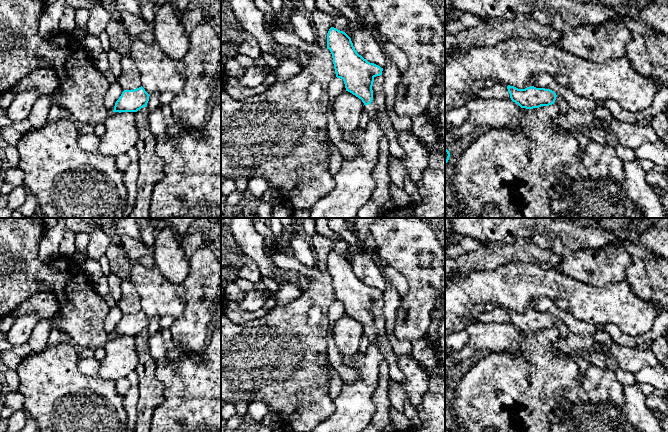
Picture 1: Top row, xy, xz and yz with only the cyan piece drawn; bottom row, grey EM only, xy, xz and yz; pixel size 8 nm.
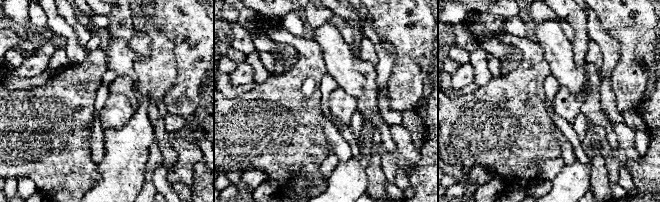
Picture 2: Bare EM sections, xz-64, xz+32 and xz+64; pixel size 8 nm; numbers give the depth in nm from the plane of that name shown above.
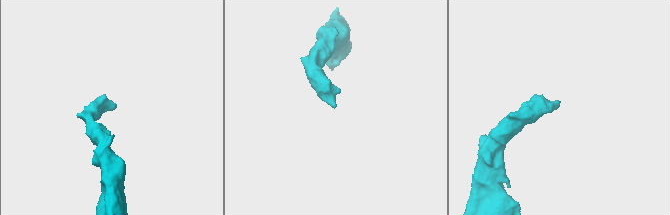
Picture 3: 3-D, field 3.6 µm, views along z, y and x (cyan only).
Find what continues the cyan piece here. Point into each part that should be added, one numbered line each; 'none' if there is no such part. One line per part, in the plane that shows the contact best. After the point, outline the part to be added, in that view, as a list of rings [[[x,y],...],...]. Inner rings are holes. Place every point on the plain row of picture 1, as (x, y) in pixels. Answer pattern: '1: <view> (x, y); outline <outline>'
1: xz (376, 334); outline [[[382,299],[374,302],[372,310],[373,324],[369,329],[365,330],[365,333],[370,340],[370,343],[374,343],[378,346],[384,360],[387,362],[390,379],[396,383],[403,383],[405,375],[398,365],[398,357],[390,347],[385,329],[385,319],[382,311],[383,306],[384,301]]]

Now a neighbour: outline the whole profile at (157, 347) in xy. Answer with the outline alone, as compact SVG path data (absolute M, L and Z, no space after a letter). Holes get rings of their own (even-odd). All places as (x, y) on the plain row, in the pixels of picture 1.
M160 330L157 331L153 336L149 337L148 346L151 356L156 361L171 355L171 350L166 346Z

